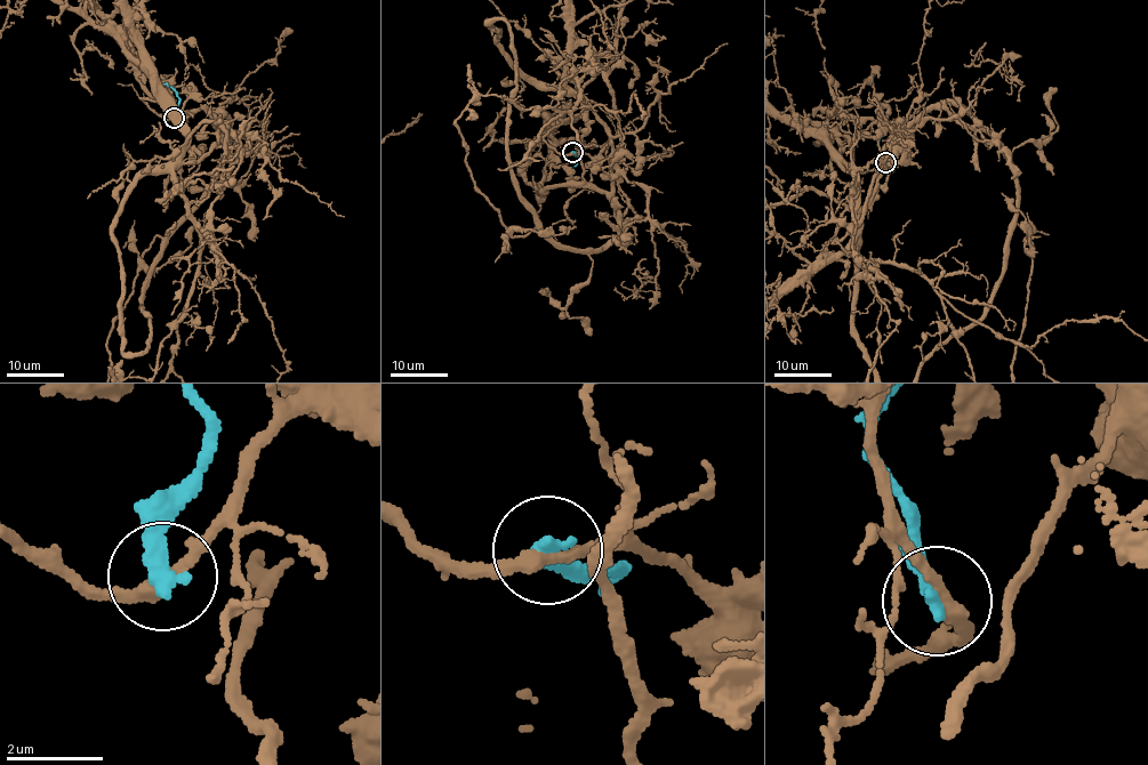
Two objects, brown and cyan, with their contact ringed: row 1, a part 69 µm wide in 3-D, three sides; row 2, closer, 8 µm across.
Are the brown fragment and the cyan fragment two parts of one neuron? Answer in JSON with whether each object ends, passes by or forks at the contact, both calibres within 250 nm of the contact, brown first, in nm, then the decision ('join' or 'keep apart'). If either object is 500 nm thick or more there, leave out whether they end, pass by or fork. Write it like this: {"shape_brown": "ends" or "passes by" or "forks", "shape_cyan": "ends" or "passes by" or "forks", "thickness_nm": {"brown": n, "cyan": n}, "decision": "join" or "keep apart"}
{"shape_brown": "passes by", "shape_cyan": "ends", "thickness_nm": {"brown": 260, "cyan": 400}, "decision": "keep apart"}

